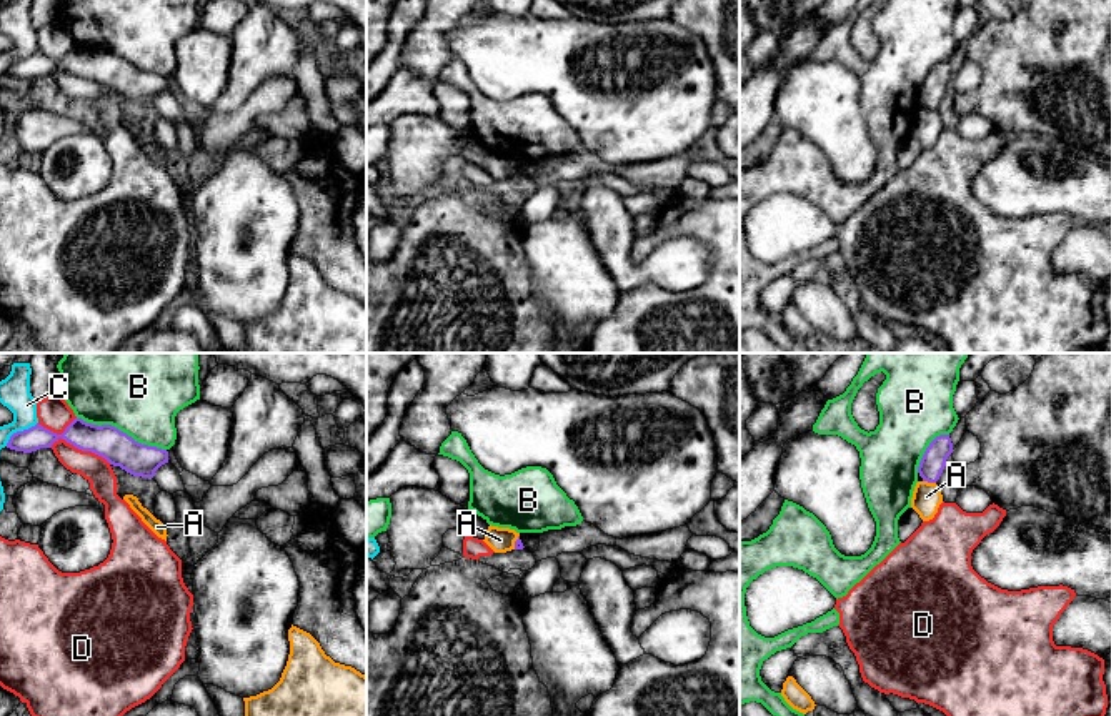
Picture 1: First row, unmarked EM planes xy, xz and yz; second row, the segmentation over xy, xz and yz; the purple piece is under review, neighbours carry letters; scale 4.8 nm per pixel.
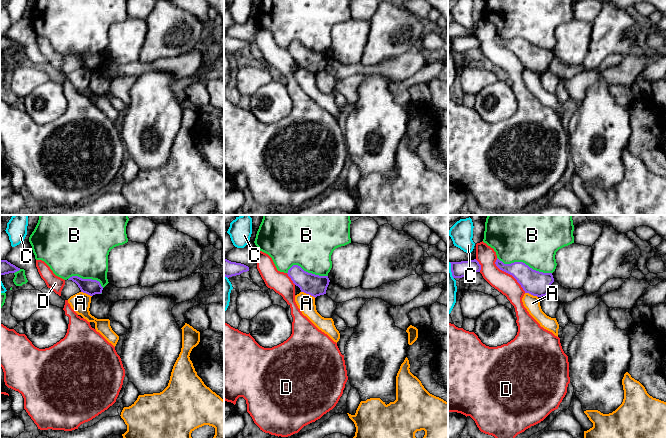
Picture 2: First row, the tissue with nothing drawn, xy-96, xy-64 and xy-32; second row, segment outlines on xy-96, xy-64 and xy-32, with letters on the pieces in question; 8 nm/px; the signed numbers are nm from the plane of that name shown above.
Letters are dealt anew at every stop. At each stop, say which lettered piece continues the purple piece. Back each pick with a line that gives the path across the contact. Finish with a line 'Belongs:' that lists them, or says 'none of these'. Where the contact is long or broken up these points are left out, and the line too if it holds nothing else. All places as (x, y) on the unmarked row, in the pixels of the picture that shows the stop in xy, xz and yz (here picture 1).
Belongs: none of these

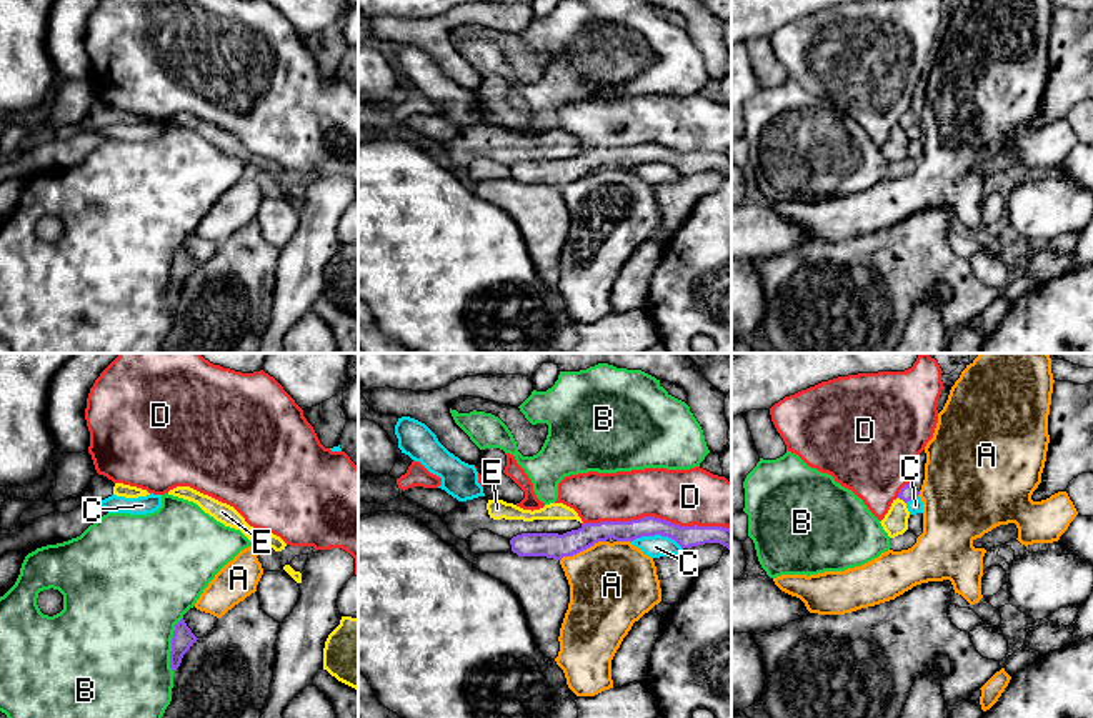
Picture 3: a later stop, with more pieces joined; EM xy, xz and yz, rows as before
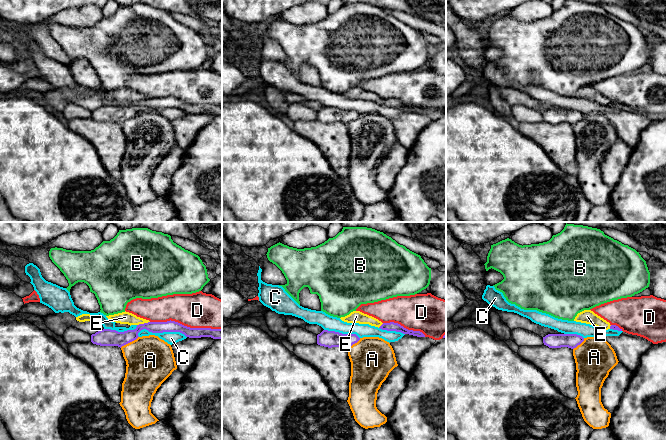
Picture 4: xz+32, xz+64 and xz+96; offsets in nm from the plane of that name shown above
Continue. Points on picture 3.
Belongs: none of these

